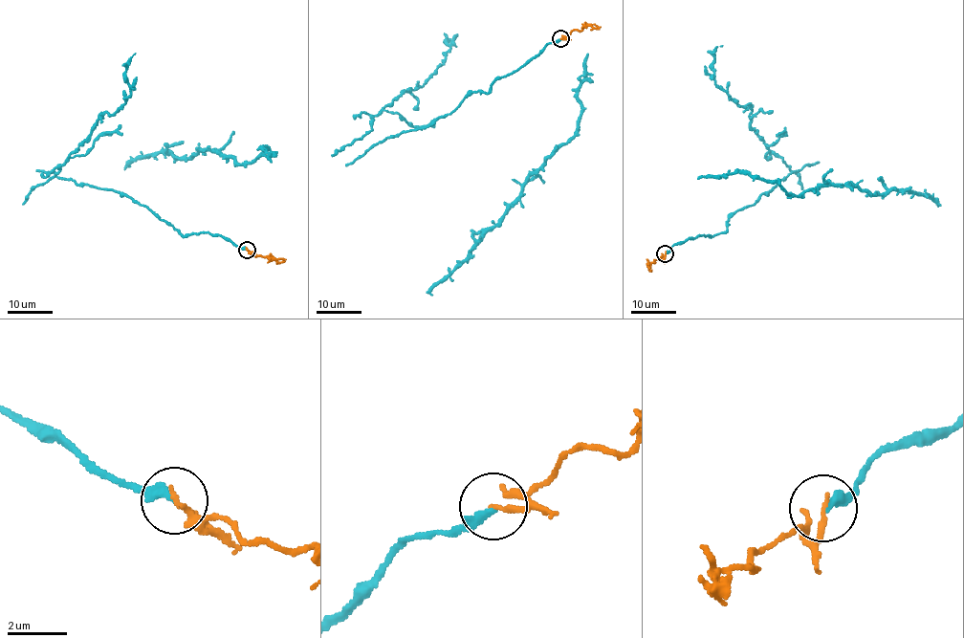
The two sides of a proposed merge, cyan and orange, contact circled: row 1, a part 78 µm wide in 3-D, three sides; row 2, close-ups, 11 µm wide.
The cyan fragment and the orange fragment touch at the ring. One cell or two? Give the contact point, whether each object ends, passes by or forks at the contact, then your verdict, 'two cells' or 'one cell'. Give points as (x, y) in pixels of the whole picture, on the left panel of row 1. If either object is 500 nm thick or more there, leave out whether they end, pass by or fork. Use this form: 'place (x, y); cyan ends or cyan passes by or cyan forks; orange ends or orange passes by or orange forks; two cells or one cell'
place (247, 250); cyan ends; orange ends; two cells

